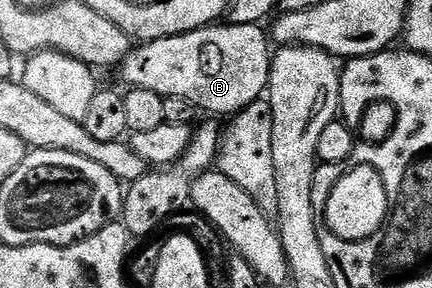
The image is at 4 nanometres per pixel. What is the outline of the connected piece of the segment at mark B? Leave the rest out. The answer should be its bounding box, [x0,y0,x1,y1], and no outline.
[119,22,273,117]

